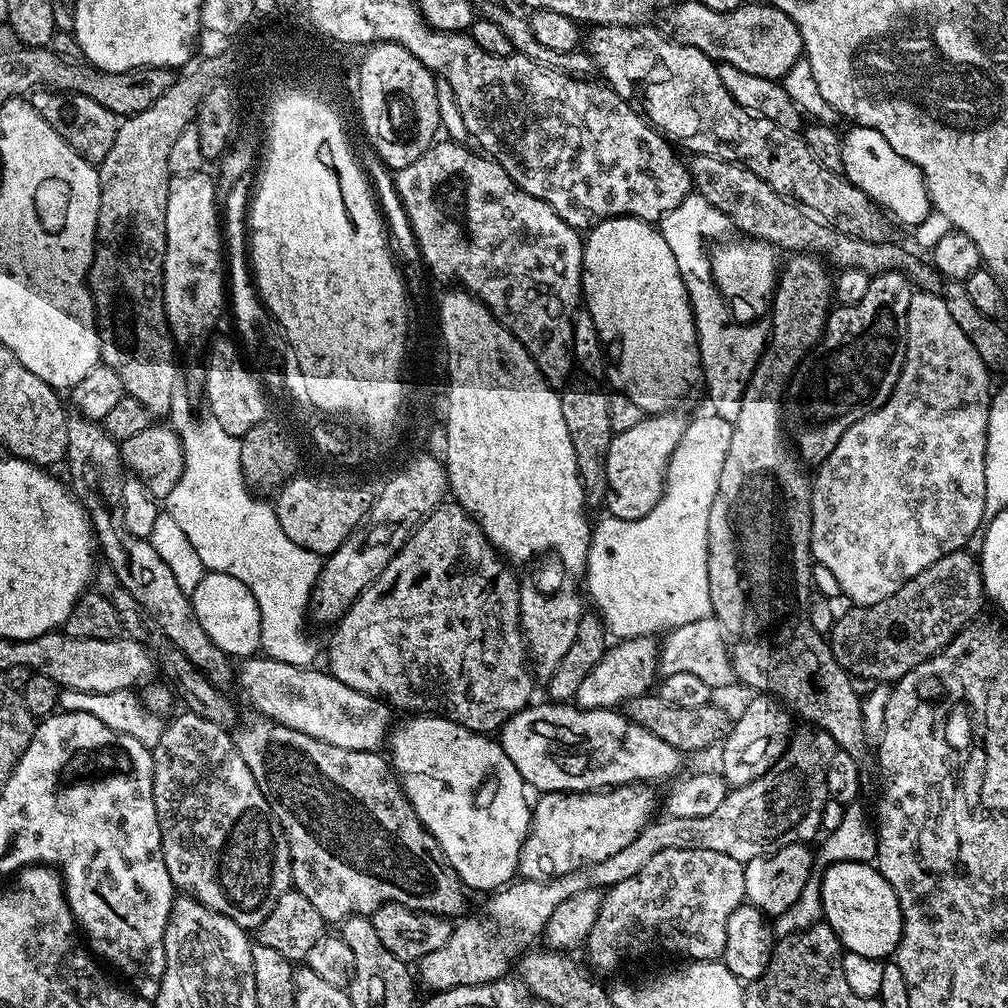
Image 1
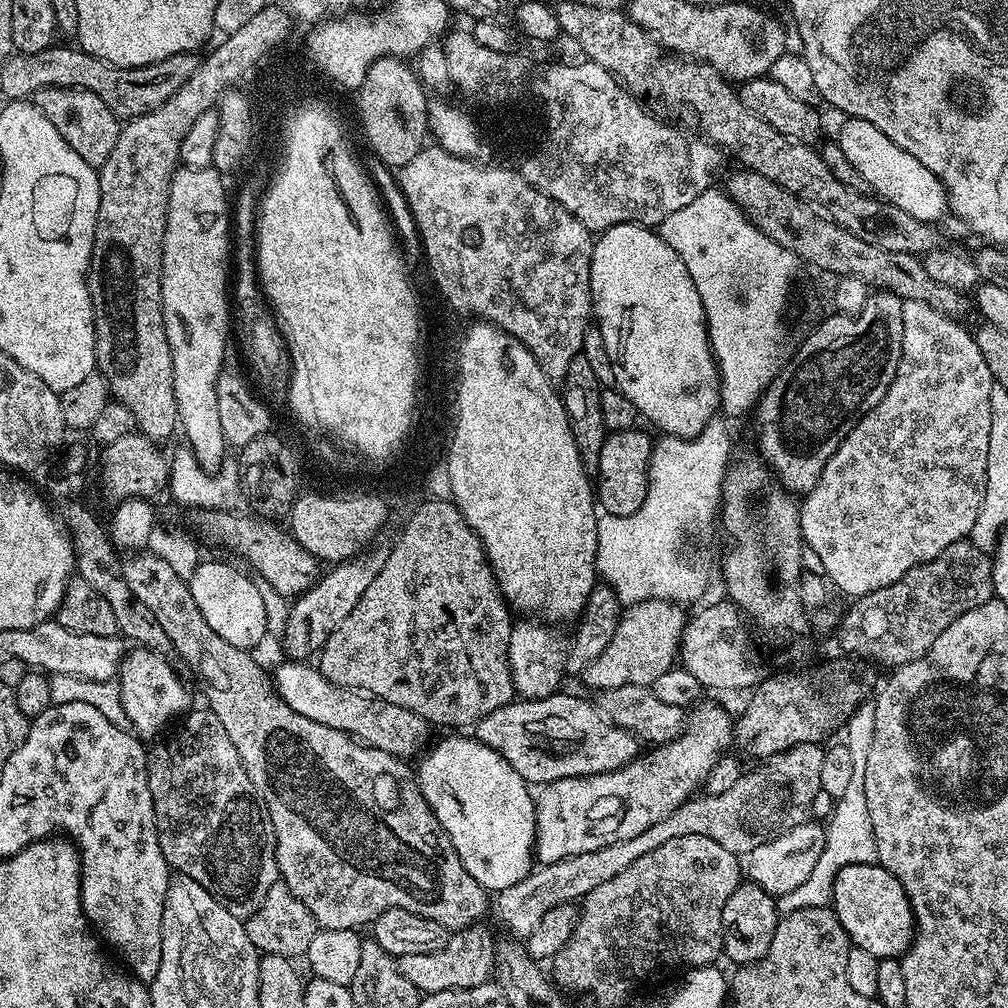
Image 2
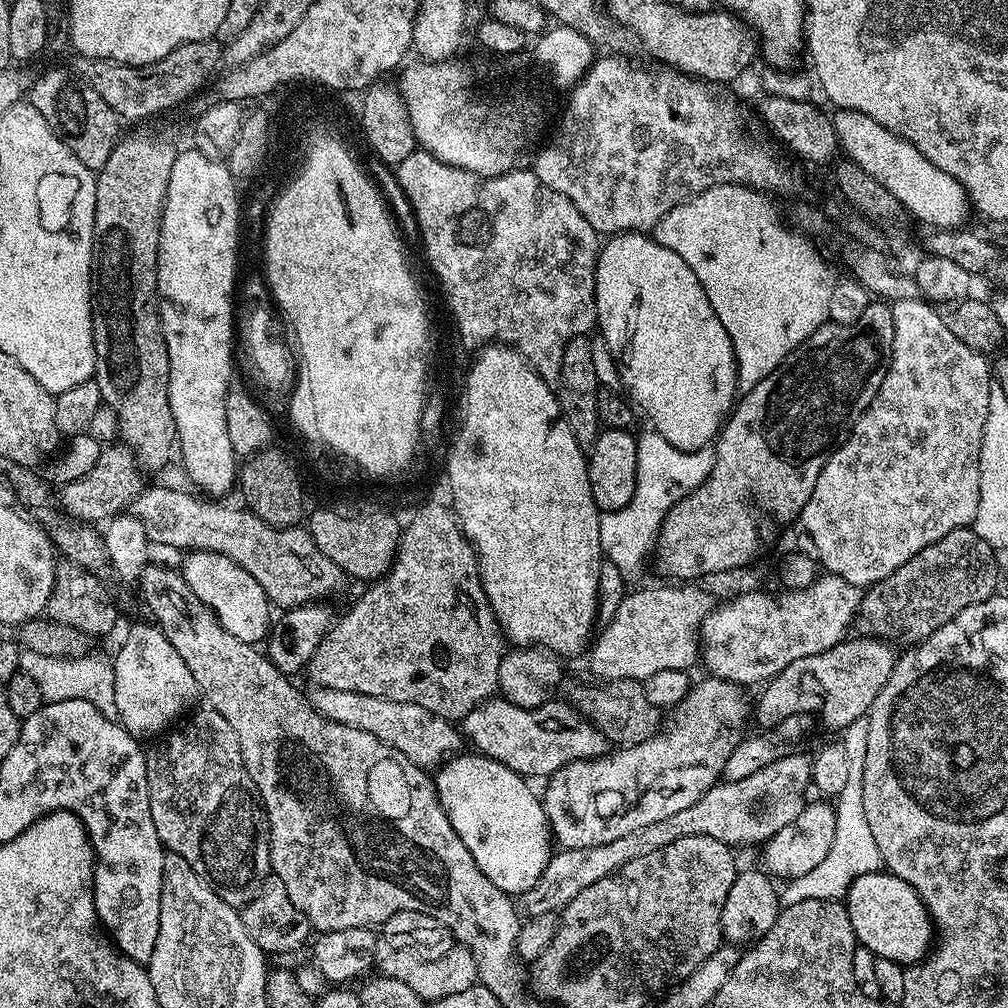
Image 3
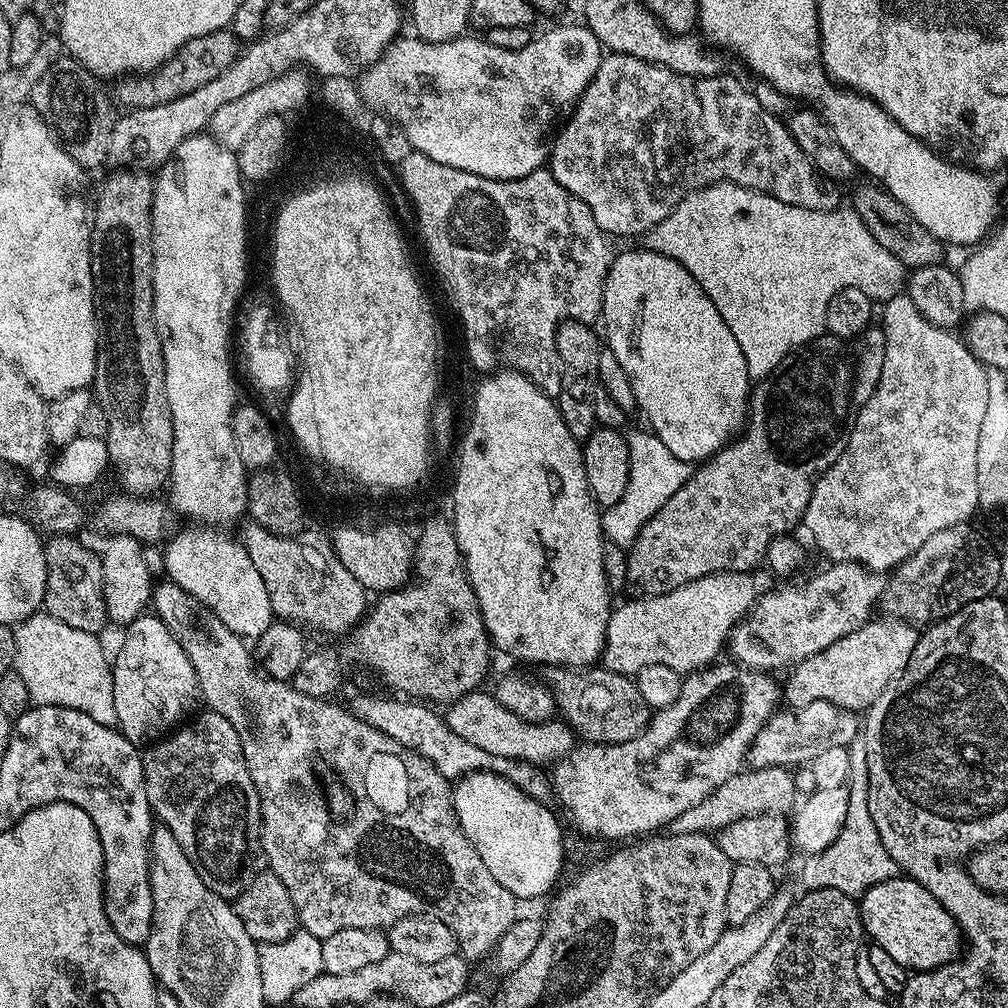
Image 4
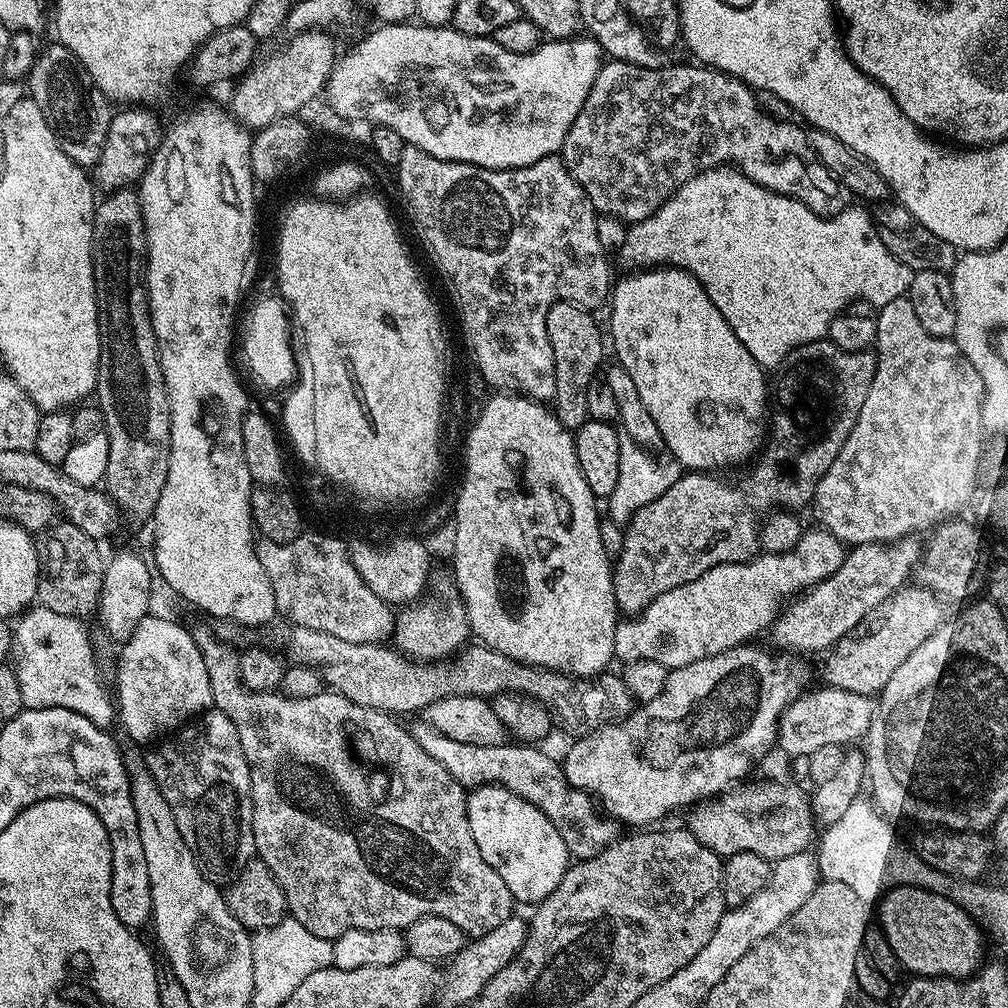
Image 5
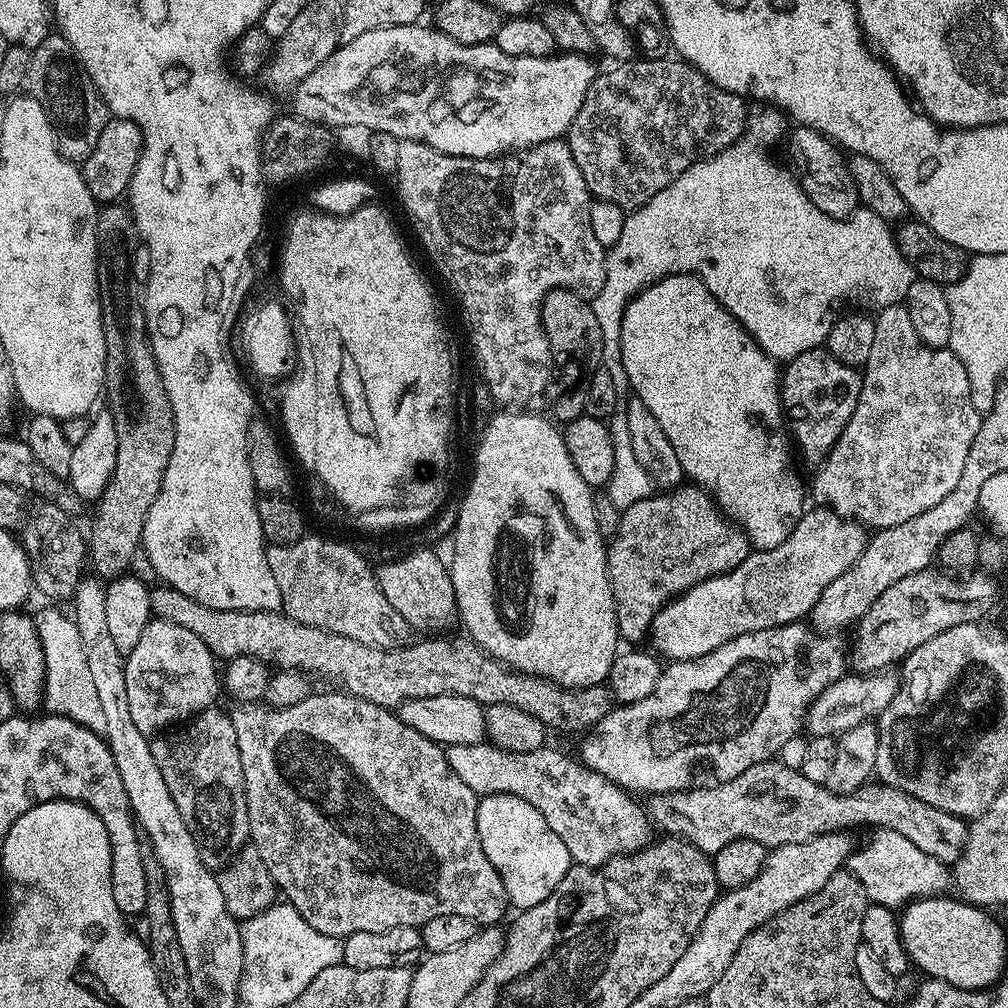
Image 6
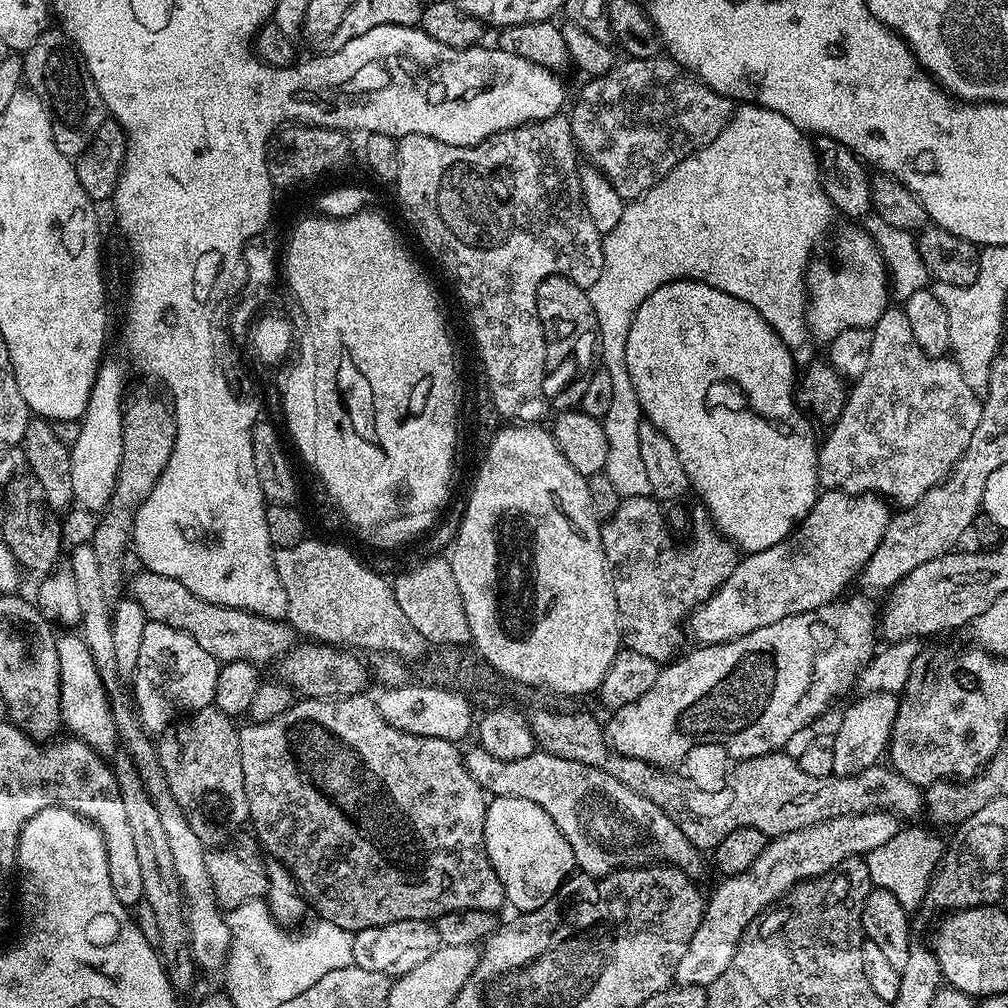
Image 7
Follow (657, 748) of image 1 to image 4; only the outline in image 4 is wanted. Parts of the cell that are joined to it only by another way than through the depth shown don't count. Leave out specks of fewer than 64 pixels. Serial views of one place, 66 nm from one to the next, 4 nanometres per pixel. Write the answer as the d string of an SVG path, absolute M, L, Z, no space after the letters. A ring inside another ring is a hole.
M484 690L471 692L468 696L455 700L447 709L446 719L454 734L459 734L466 738L466 742L500 758L526 760L531 764L548 766L561 760L574 746L573 730L563 719L553 718L537 724L525 722L518 718L518 714L510 714L506 706L496 701L495 695L488 693L487 696Z

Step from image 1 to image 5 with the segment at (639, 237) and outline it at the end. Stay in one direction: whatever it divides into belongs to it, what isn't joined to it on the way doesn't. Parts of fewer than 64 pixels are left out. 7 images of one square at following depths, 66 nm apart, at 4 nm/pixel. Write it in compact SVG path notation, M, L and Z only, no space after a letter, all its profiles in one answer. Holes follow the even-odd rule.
M653 266L647 270L636 270L631 274L624 274L620 281L615 281L614 287L610 292L610 305L612 304L612 313L608 316L608 324L612 327L612 336L610 332L610 348L616 351L615 359L634 378L634 387L638 390L638 395L650 410L650 418L658 425L658 430L664 439L664 448L674 459L680 460L681 469L691 470L693 472L711 473L713 470L724 470L727 464L740 464L744 466L749 463L761 451L762 445L766 440L766 405L770 400L770 388L764 384L765 369L760 367L758 362L750 358L750 350L742 346L738 334L722 318L722 310L710 302L710 294L684 268L673 268L671 266Z

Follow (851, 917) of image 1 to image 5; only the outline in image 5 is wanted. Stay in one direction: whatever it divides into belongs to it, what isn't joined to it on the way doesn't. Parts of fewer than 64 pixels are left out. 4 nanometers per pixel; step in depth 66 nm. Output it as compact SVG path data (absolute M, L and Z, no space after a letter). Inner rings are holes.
M901 886L888 889L879 901L879 908L878 927L886 942L890 942L890 950L894 950L901 969L909 968L917 977L963 978L981 967L985 959L985 933L970 913L960 909L946 897L925 888Z

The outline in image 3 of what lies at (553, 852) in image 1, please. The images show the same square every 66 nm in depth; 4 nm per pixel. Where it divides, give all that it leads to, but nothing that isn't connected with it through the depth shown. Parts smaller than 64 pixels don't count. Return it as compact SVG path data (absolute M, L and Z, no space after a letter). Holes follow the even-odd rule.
M709 675L707 679L697 679L693 683L692 688L686 694L686 698L682 698L678 707L671 709L669 716L672 717L669 720L667 717L661 723L660 729L650 738L646 738L646 742L617 747L612 750L616 752L609 751L594 760L575 760L562 766L562 770L558 770L554 775L547 777L545 784L548 785L545 786L544 792L542 788L544 813L548 819L548 826L552 830L552 839L561 849L602 846L602 842L614 842L614 838L622 838L625 834L631 834L633 830L642 830L642 826L654 826L654 822L662 822L662 818L670 818L673 814L679 814L681 810L686 810L686 806L694 806L694 802L698 802L698 798L702 798L702 794L706 794L706 790L710 790L714 785L721 783L726 760L730 758L730 754L734 754L734 746L738 746L738 742L744 739L746 735L744 727L747 726L748 720L750 724L750 700L748 704L747 698L744 697L745 689L739 684L729 680L720 680L714 675Z

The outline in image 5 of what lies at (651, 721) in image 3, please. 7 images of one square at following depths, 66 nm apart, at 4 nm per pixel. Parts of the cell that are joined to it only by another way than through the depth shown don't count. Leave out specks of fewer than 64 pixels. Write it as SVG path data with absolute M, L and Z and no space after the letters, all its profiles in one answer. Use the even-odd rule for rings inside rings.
M292 624L289 632L284 636L284 648L289 661L297 664L307 664L309 668L316 669L331 691L350 698L350 702L358 702L358 706L373 708L379 712L401 714L400 712L416 712L430 707L447 696L482 696L491 698L500 692L513 692L534 698L546 706L552 715L552 723L557 729L572 732L573 737L585 736L608 724L616 724L619 720L627 718L633 710L634 701L630 690L626 690L623 675L612 673L612 670L589 678L586 676L568 676L564 672L555 672L542 666L530 666L518 662L514 658L506 658L492 648L479 642L472 642L455 656L437 662L421 662L410 660L399 651L379 644L359 644L346 642L346 638L334 638L334 634L326 634L322 630L310 630L306 626Z

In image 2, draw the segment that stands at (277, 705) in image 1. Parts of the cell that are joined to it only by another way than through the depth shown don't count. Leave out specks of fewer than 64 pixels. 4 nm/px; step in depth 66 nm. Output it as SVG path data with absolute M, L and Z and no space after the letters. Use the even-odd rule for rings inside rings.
M283 663L277 666L276 676L274 672L276 693L286 702L286 706L290 706L290 710L302 714L302 718L310 718L310 722L322 722L322 726L330 726L334 730L342 730L363 744L386 750L401 758L415 757L429 743L430 725L414 714L414 710L406 710L406 706L394 706L394 702L386 702L381 696L374 696L370 692L338 686L326 679L319 667L312 665L311 668L311 663Z

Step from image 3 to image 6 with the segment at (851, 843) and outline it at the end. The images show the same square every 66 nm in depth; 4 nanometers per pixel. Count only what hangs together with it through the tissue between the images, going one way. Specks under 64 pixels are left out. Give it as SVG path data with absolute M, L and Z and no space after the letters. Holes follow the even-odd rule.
M876 830L873 833L872 841L861 852L853 851L846 861L847 871L859 878L860 885L866 890L871 903L881 904L896 910L914 899L945 895L949 891L947 888L953 887L954 872L949 865L943 864L938 858L930 858L930 854L918 850L918 846L914 846L914 842L909 842L907 838L902 838L897 832Z

